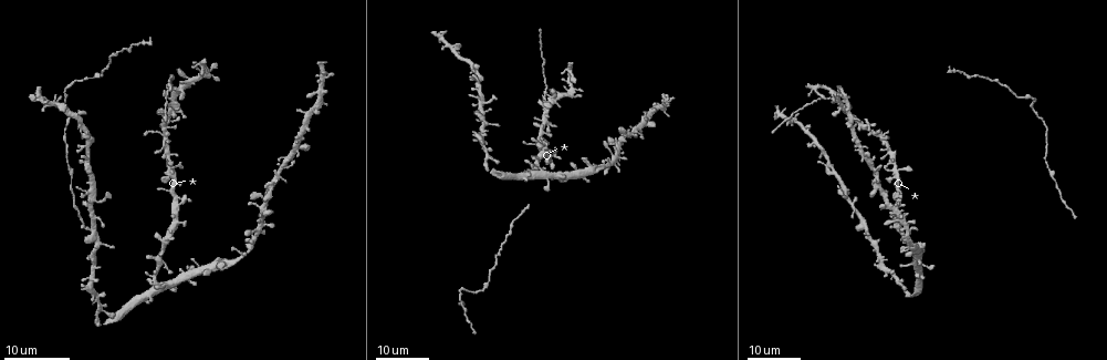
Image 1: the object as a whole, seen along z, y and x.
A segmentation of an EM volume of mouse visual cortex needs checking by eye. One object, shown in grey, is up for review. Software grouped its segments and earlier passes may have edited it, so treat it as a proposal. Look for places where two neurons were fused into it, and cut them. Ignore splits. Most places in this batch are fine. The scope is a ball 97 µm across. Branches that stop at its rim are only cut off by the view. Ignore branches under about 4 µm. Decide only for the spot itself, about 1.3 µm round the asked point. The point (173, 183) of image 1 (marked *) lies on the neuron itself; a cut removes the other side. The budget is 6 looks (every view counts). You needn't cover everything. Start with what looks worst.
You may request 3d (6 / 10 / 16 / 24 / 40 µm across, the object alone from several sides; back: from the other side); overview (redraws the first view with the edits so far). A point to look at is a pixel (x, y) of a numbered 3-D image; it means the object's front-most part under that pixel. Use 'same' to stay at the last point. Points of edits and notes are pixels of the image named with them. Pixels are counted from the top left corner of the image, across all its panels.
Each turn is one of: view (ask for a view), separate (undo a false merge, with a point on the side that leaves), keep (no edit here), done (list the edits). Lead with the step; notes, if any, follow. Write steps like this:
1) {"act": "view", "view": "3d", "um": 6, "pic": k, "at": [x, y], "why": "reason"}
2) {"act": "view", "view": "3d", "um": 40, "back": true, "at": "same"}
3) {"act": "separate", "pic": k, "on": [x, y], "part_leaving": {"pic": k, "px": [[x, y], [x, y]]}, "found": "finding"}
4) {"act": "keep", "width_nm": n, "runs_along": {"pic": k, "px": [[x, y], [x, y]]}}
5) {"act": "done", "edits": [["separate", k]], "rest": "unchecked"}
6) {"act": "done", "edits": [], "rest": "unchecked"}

{"act": "view", "view": "3d", "um": 24, "pic": 1, "at": [948, 73], "why": "calibre changes"}

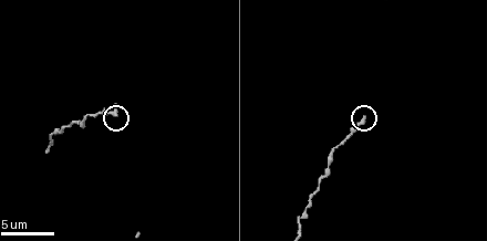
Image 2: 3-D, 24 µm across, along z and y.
{"act": "view", "view": "3d", "um": 10, "pic": 2, "at": [362, 117]}

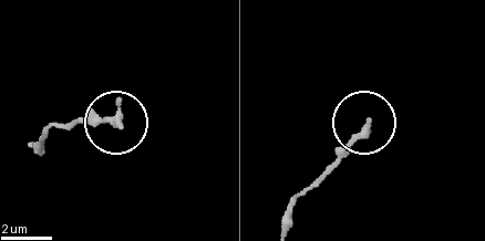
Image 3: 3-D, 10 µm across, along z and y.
{"act": "keep", "found": "all the same neuron"}

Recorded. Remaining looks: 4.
{"act": "view", "view": "3d", "um": 24, "pic": 1, "at": [546, 99]}

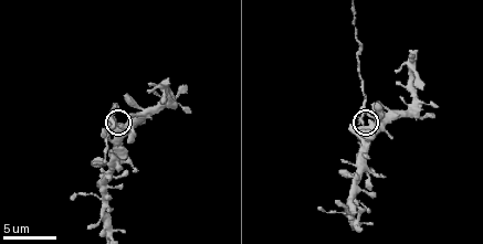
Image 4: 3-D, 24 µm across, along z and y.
{"act": "view", "view": "3d", "um": 6, "pic": 4, "at": [366, 126]}

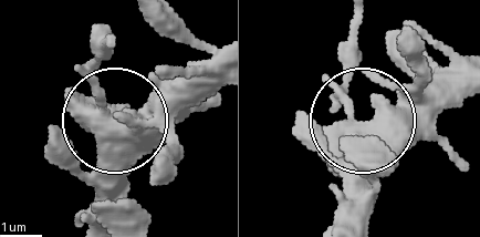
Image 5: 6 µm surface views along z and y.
{"act": "keep", "runs_along": {"pic": 5, "px": [[337, 225], [352, 130], [421, 120], [460, 99]]}, "found": "continuous, no second neuron"}

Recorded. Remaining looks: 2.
{"act": "view", "view": "3d", "um": 16, "pic": 1, "at": [881, 134]}

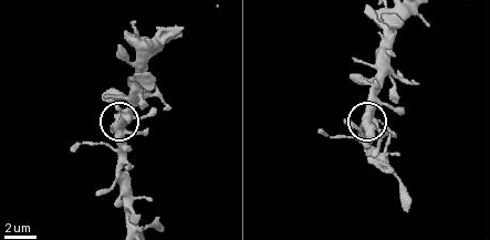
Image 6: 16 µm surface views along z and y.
{"act": "view", "view": "3d", "um": 6, "pic": 6, "at": [113, 124]}

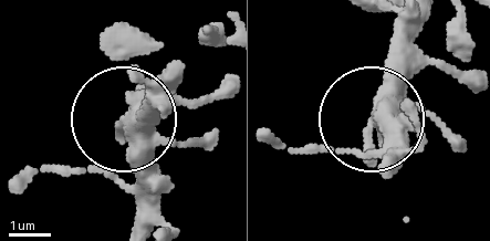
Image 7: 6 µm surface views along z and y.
{"act": "keep", "width_nm": 380, "found": "one neuron here"}

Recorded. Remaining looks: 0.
{"act": "done", "edits": [], "rest": "unchecked"}

